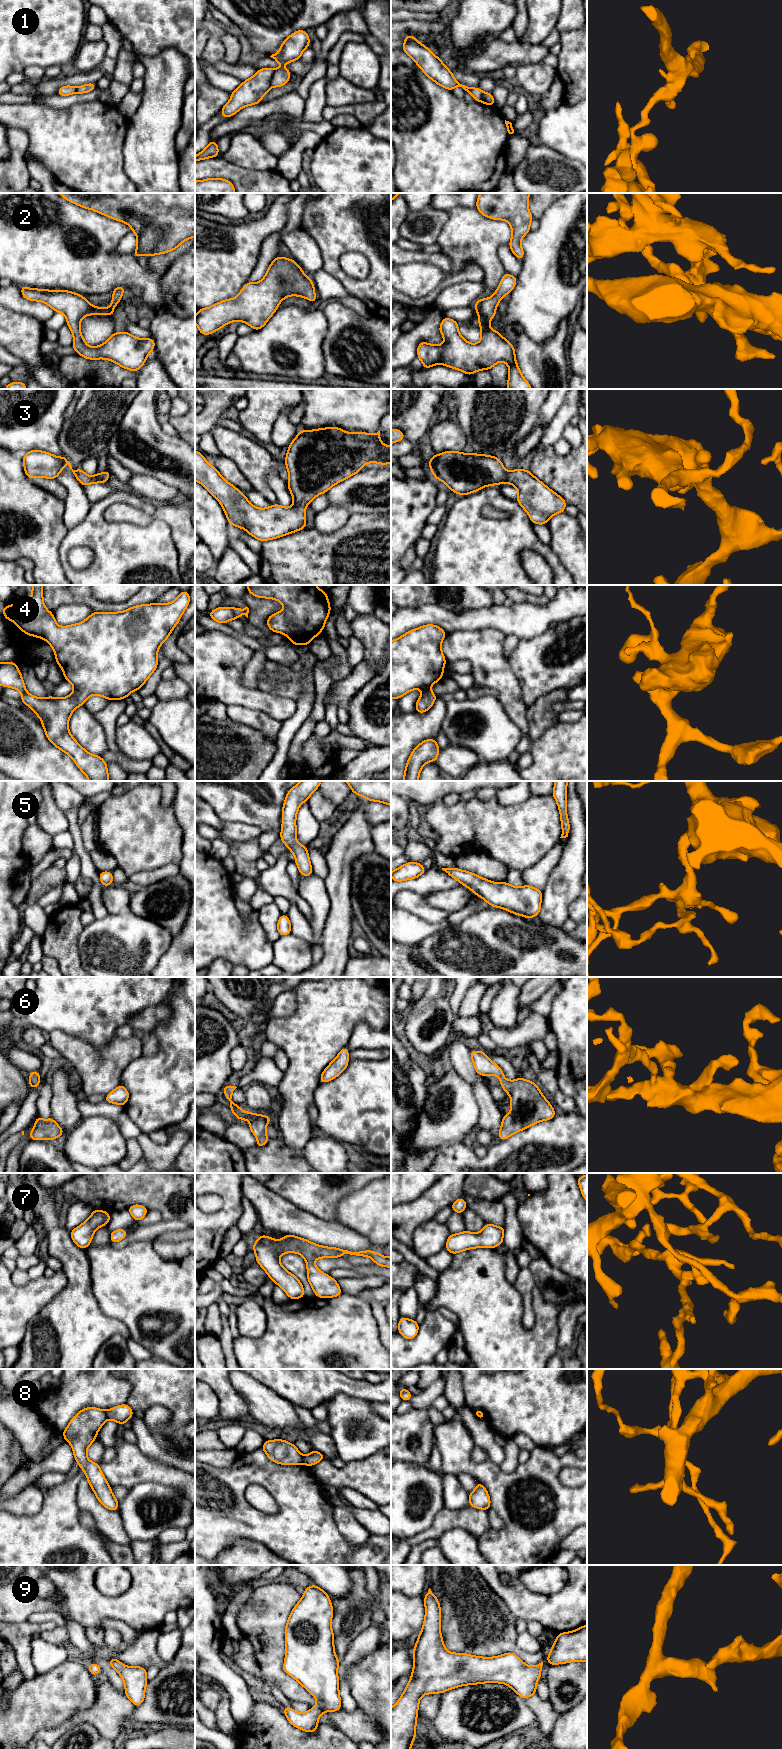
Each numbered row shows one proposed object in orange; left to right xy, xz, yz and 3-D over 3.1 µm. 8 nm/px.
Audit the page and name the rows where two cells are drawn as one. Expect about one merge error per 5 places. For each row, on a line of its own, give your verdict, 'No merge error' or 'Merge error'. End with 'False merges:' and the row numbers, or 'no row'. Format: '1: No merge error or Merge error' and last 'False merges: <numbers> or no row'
1: Merge error
2: No merge error
3: No merge error
4: No merge error
5: No merge error
6: No merge error
7: No merge error
8: Merge error
9: No merge error
False merges: 1, 8

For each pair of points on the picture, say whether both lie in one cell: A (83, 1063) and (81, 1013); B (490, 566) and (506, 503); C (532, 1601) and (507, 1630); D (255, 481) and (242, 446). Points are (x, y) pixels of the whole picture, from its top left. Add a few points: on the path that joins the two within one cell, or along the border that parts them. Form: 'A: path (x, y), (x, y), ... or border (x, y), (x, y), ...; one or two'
A: border (60, 1030), (87, 1041), (97, 1049), (104, 1047); two
B: path (493, 550), (515, 528), (515, 519); one
C: border (501, 1598), (514, 1618); two
D: path (255, 472), (255, 462), (248, 455); one

